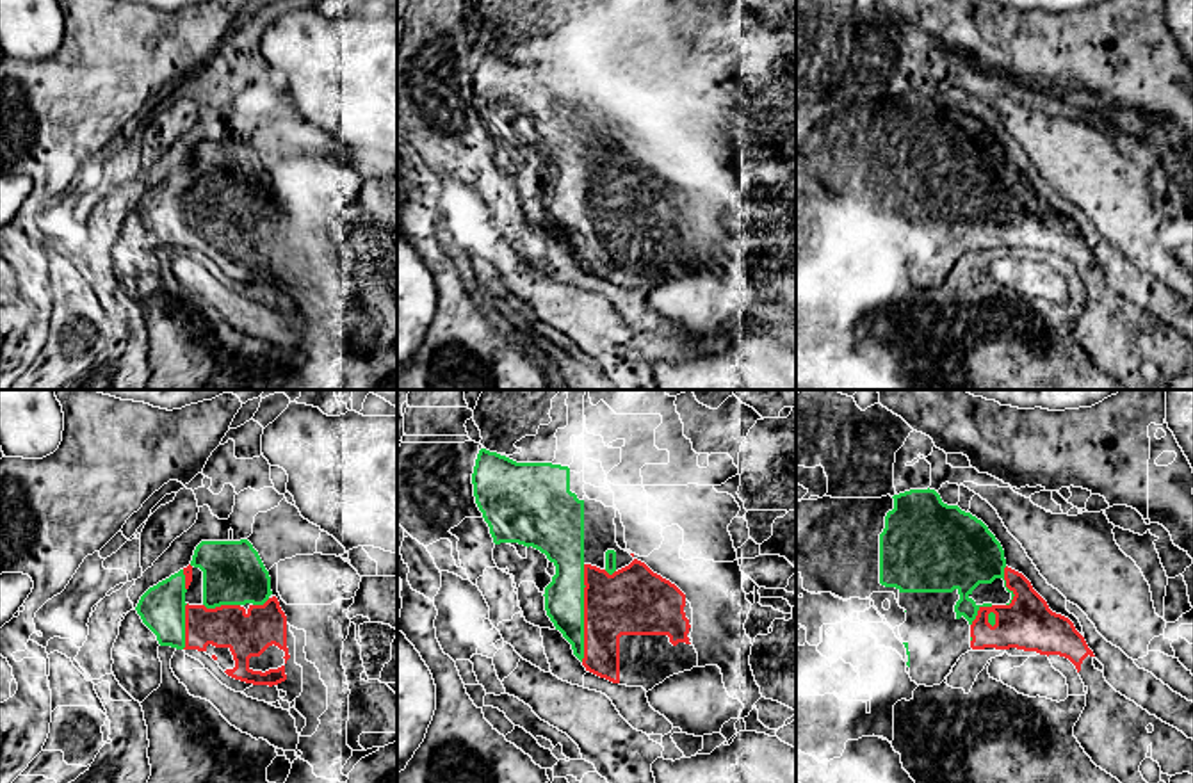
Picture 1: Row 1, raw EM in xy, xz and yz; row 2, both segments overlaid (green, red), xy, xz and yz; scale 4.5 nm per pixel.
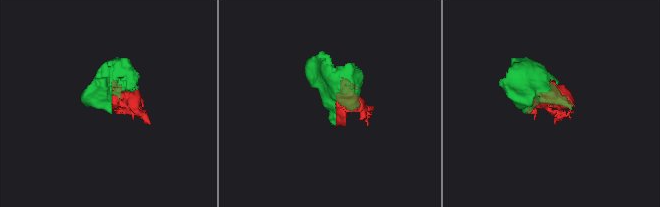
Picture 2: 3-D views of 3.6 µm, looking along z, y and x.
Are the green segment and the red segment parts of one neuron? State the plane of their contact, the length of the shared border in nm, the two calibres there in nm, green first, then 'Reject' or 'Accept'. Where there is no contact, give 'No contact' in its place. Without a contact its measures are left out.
Touches green in xz. Shared border 440 nm. Thickness 180 nm (green) against 320 nm. Accept

